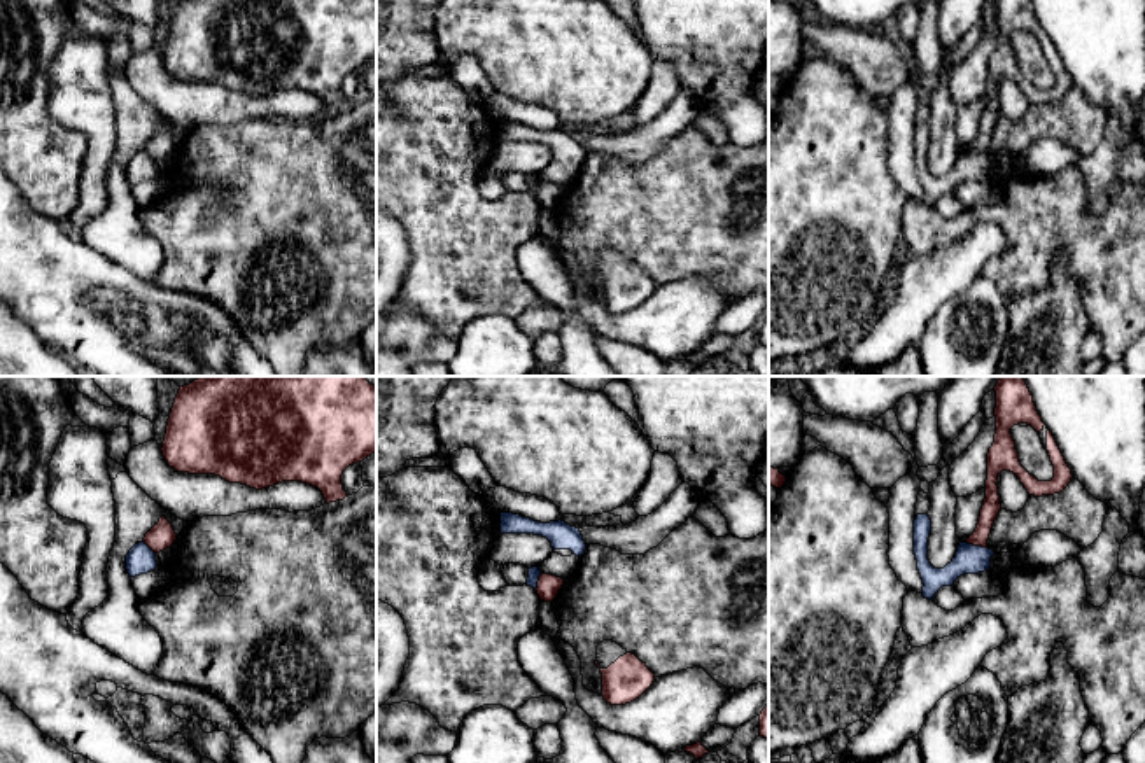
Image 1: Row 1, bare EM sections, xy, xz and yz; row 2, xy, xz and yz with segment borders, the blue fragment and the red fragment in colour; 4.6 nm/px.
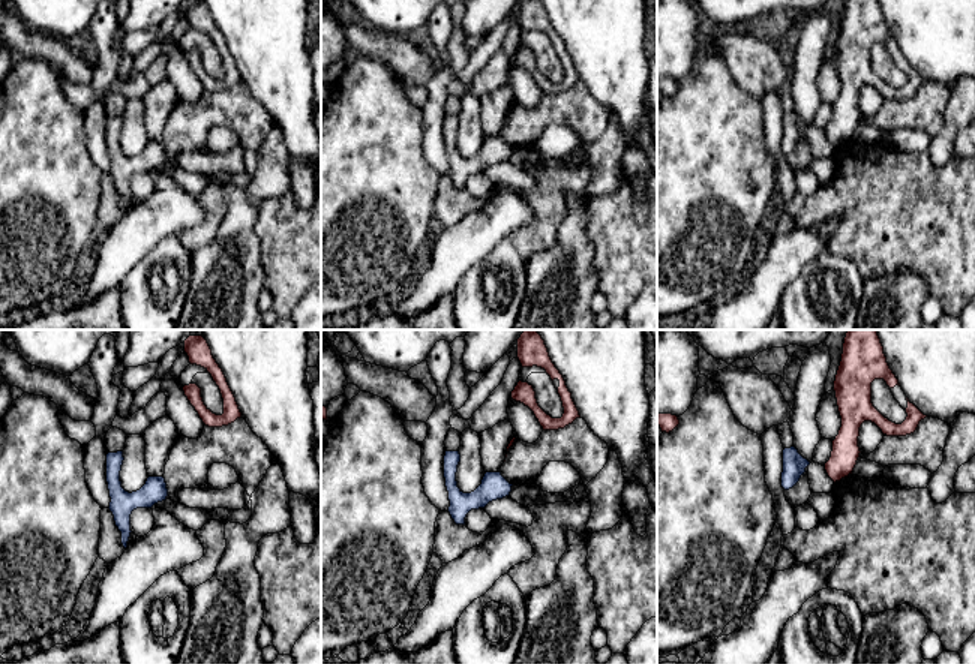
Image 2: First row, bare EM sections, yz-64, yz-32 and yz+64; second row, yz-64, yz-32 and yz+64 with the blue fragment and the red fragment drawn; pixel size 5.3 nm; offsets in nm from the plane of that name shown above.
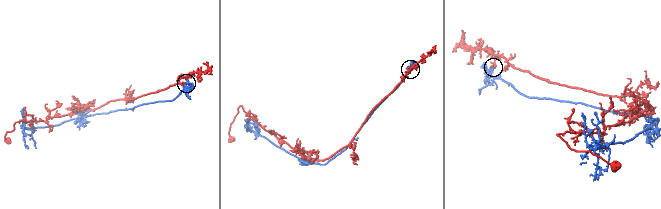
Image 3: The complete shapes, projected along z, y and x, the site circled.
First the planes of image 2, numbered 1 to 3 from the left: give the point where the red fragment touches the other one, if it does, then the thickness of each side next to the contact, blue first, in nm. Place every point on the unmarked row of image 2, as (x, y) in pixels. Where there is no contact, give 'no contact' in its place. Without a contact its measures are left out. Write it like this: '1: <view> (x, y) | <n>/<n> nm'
1: no contact
2: no contact
3: no contact

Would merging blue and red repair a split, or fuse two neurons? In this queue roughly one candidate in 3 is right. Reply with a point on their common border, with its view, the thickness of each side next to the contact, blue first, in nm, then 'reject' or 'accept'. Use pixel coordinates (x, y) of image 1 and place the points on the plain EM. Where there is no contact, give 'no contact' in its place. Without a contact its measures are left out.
yz (977, 154) | 130/80 nm | reject

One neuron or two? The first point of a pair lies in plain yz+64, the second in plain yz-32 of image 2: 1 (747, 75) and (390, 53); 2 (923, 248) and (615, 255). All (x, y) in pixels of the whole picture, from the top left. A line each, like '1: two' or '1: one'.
1: one
2: one

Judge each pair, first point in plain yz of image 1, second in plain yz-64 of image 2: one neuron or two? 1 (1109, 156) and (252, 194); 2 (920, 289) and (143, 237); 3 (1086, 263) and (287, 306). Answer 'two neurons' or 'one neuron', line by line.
1: one neuron
2: one neuron
3: one neuron

